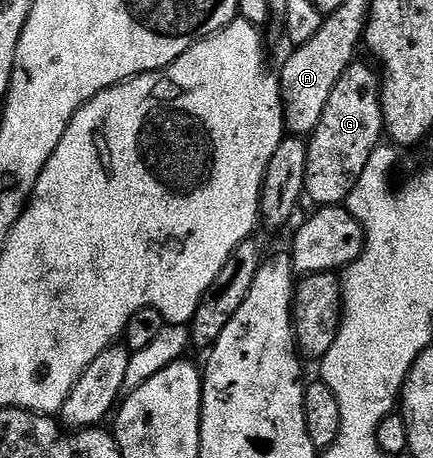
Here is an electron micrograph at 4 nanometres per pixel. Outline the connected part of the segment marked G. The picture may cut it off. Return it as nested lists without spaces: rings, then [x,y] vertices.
[[[354,61],[335,81],[331,97],[327,97],[327,109],[319,117],[319,125],[308,136],[309,152],[305,169],[307,199],[313,205],[341,205],[348,200],[354,185],[359,181],[371,153],[383,135],[379,75],[365,63]]]

